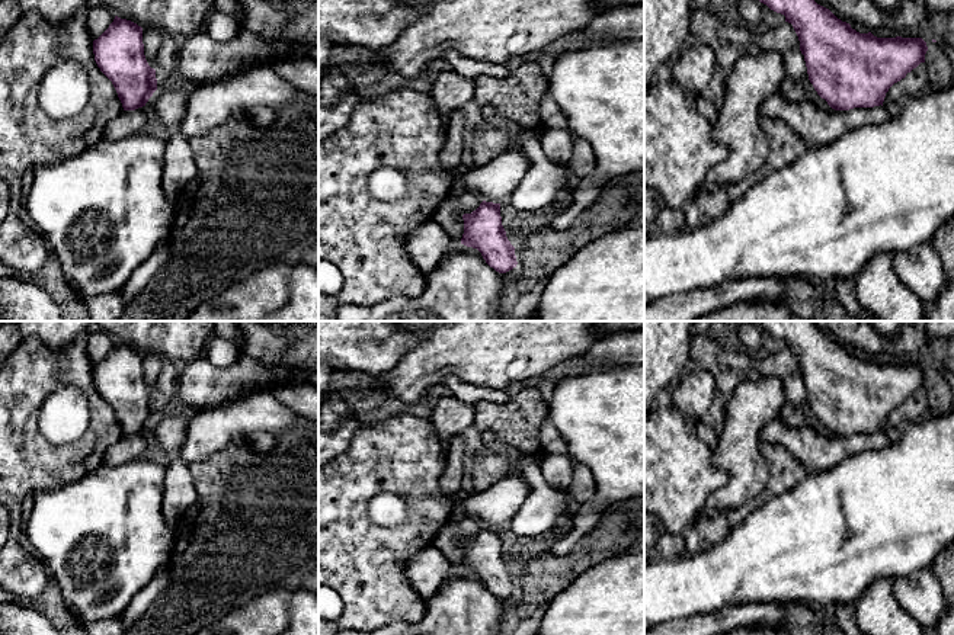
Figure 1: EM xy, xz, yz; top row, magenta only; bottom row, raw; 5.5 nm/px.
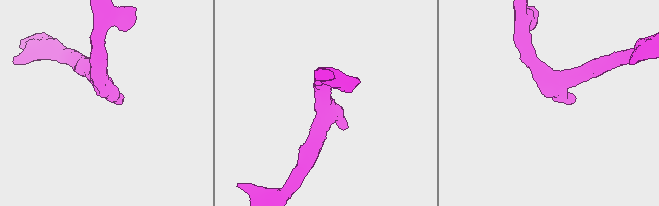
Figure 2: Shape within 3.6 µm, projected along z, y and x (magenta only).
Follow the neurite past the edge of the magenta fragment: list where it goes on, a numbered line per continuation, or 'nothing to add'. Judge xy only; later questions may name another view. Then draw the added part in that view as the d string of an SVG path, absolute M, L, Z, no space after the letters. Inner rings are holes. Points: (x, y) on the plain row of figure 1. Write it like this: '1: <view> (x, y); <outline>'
1: xy (169, 429); M182 407L164 408L145 429L148 439L154 439L167 455L163 514L173 530L182 513L196 498L191 465L182 458L182 449L188 437L189 414Z

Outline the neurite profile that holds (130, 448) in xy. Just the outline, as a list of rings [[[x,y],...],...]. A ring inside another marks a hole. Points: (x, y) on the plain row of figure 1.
[[[145,432],[135,436],[122,436],[119,442],[105,452],[103,464],[109,466],[124,465],[138,459],[147,448],[148,436]]]

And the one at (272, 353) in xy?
[[[236,321],[241,331],[240,356],[228,368],[212,365],[205,356],[180,365],[176,403],[189,413],[218,408],[254,392],[272,391],[286,384],[318,387],[318,321]]]

